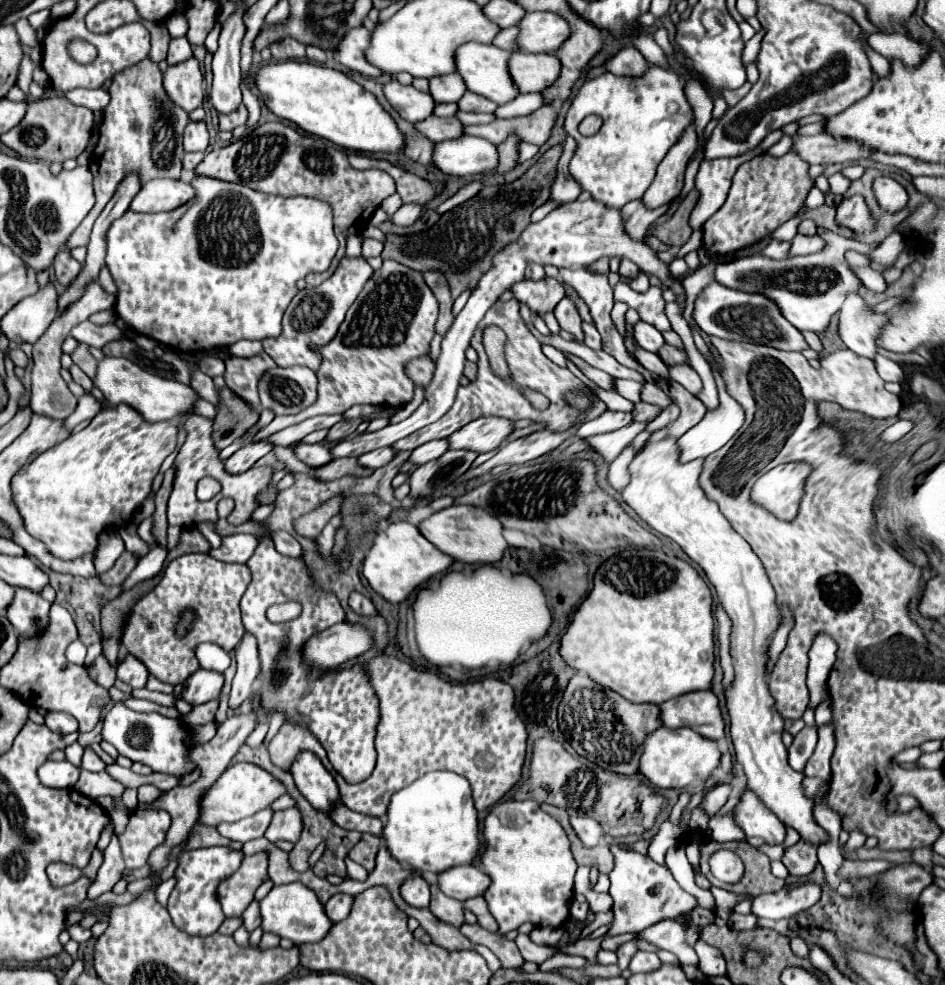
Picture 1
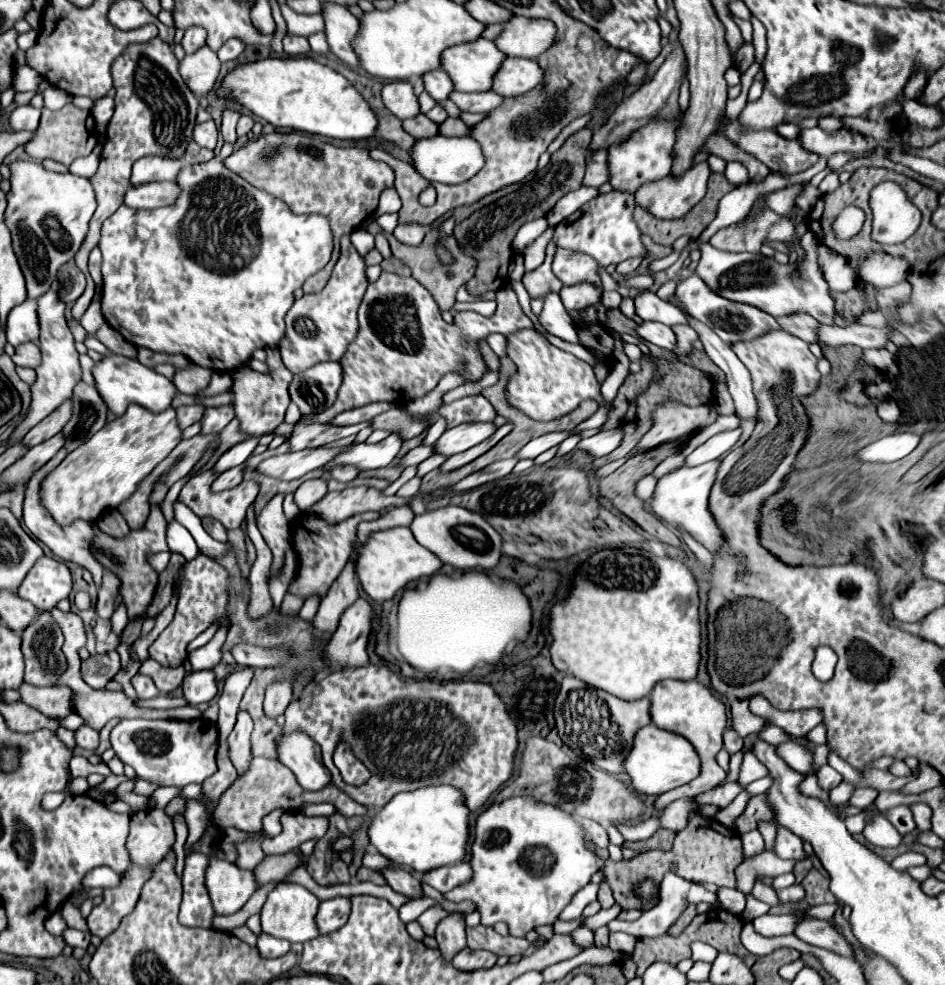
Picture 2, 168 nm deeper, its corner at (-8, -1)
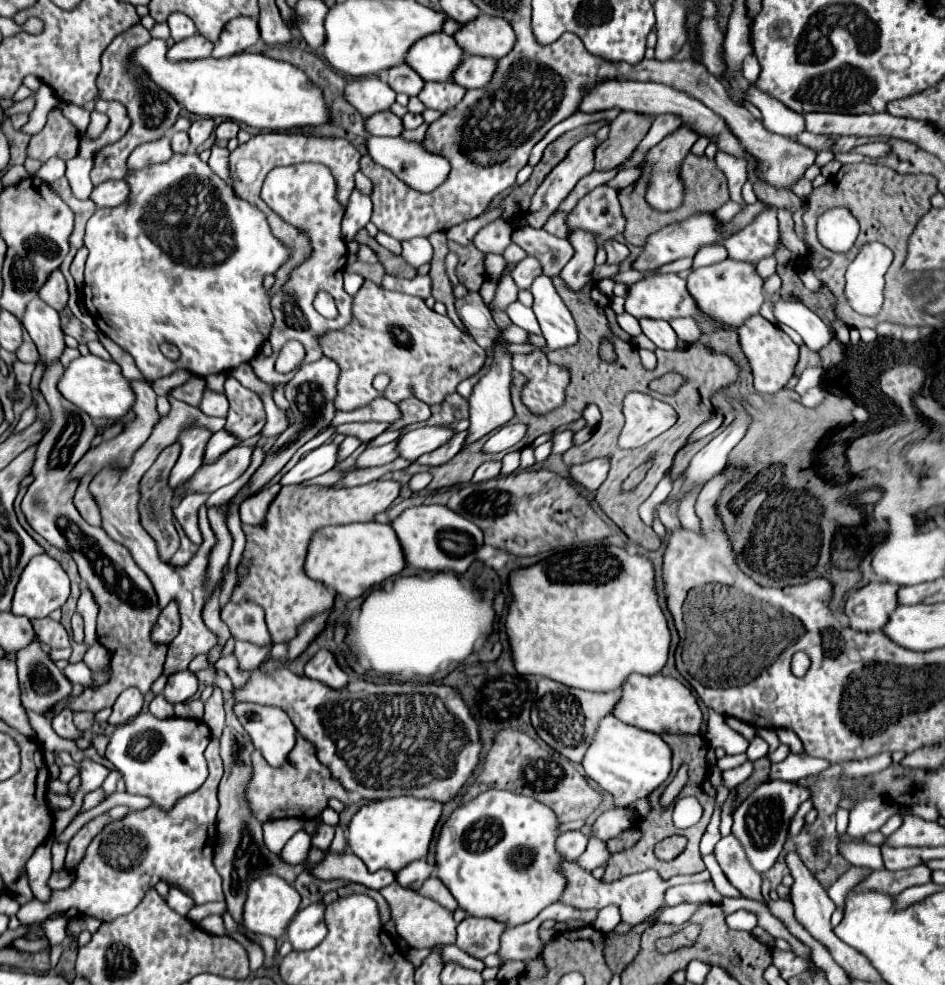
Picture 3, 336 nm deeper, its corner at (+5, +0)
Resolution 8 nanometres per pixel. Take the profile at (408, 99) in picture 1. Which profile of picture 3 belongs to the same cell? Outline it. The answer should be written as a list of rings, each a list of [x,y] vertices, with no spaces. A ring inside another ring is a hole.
[[[353,78],[347,82],[343,90],[345,100],[363,116],[371,116],[371,112],[389,110],[395,102],[395,92],[383,84],[379,78]]]

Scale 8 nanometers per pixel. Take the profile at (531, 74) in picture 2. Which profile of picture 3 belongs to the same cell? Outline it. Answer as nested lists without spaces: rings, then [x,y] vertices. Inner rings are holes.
[[[465,56],[455,68],[451,80],[463,88],[483,88],[495,72],[495,60],[481,56]]]

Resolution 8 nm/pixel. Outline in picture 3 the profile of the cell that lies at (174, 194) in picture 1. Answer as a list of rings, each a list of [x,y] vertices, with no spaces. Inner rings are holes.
[[[107,180],[93,188],[89,196],[97,208],[113,208],[127,200],[127,182],[125,180]]]

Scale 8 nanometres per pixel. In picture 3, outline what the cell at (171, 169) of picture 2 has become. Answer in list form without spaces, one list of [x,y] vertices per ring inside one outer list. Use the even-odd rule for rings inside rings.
[[[163,136],[155,142],[145,142],[145,144],[137,146],[131,152],[131,156],[127,160],[127,166],[129,166],[129,170],[131,168],[145,168],[145,166],[151,166],[151,164],[167,162],[171,156],[173,156],[171,140],[169,140],[169,136]]]

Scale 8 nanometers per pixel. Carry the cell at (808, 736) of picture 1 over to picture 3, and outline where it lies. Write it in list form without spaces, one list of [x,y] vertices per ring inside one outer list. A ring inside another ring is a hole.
[[[755,736],[753,740],[749,740],[749,748],[747,748],[747,758],[753,762],[753,760],[757,760],[757,758],[761,758],[761,756],[765,756],[767,754],[767,750],[769,750],[769,746],[767,746],[767,742],[763,740],[763,738],[759,738],[759,736]]]

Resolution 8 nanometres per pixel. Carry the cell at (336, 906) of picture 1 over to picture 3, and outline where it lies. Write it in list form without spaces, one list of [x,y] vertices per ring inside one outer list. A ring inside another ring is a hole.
[[[307,906],[295,914],[291,924],[287,926],[287,940],[291,942],[293,950],[305,952],[321,944],[327,934],[327,926],[323,924],[323,906]]]

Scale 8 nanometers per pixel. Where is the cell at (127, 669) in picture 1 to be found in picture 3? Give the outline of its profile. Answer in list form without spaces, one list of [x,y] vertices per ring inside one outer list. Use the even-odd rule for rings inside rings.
[[[127,688],[127,692],[123,692],[117,702],[113,704],[113,712],[107,720],[107,724],[111,726],[121,726],[125,722],[129,722],[131,718],[135,718],[141,712],[143,706],[143,694],[137,688]]]

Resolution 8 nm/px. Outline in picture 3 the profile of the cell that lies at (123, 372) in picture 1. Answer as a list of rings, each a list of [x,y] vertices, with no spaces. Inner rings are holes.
[[[93,354],[79,356],[77,360],[73,360],[65,368],[63,376],[59,378],[57,388],[65,400],[69,400],[73,406],[83,410],[85,414],[89,414],[93,420],[97,420],[97,418],[119,420],[121,416],[125,416],[125,412],[129,412],[129,408],[133,406],[133,400],[135,400],[129,380],[123,378],[121,368],[115,362],[101,360]]]

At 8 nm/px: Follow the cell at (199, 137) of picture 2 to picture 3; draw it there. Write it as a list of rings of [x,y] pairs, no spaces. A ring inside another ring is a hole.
[[[199,118],[199,120],[195,120],[191,124],[191,128],[189,128],[191,144],[193,146],[201,146],[211,136],[213,130],[215,130],[215,122],[211,118]]]

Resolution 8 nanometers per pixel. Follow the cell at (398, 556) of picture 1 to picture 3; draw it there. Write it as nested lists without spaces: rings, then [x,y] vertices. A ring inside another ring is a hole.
[[[357,522],[347,526],[325,526],[319,528],[307,548],[305,574],[311,580],[325,584],[339,596],[351,600],[359,598],[365,588],[377,586],[383,580],[399,574],[405,568],[401,544],[389,524],[379,522]]]

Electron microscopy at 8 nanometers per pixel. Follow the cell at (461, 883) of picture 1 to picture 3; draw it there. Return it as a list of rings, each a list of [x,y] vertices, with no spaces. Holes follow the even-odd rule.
[[[415,860],[395,872],[395,880],[403,888],[419,888],[429,876],[433,874],[433,866],[427,864],[425,860]]]

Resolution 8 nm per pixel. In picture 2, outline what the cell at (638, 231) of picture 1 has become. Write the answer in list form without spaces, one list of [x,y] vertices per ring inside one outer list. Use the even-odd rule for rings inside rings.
[[[696,163],[684,177],[666,177],[652,185],[644,185],[636,193],[636,203],[656,219],[678,219],[684,217],[706,193],[710,177],[708,163]]]

